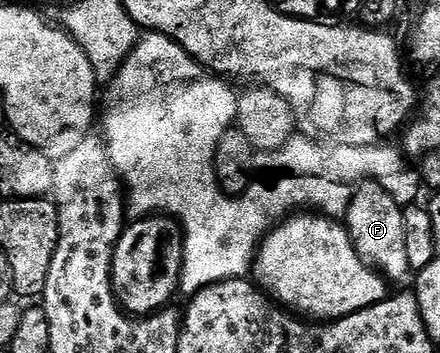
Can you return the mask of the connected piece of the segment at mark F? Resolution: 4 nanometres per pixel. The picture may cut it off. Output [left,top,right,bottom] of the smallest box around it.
[346,181,412,282]

